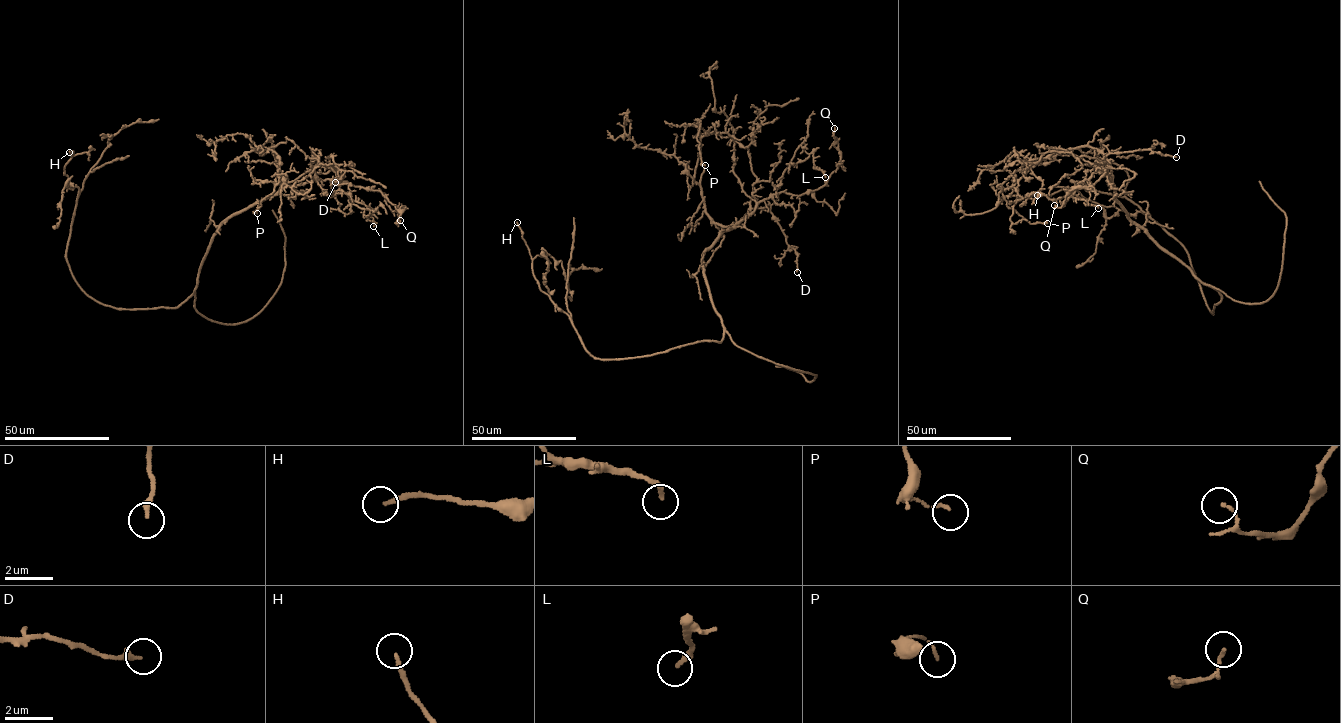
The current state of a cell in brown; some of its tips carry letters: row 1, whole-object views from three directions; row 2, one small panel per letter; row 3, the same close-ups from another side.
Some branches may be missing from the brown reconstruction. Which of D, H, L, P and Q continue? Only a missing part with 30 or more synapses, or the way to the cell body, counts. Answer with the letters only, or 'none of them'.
none of them

